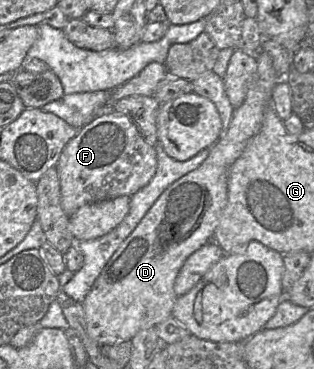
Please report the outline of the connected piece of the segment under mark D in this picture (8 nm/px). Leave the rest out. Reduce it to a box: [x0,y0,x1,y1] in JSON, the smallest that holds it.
[81,49,279,347]

